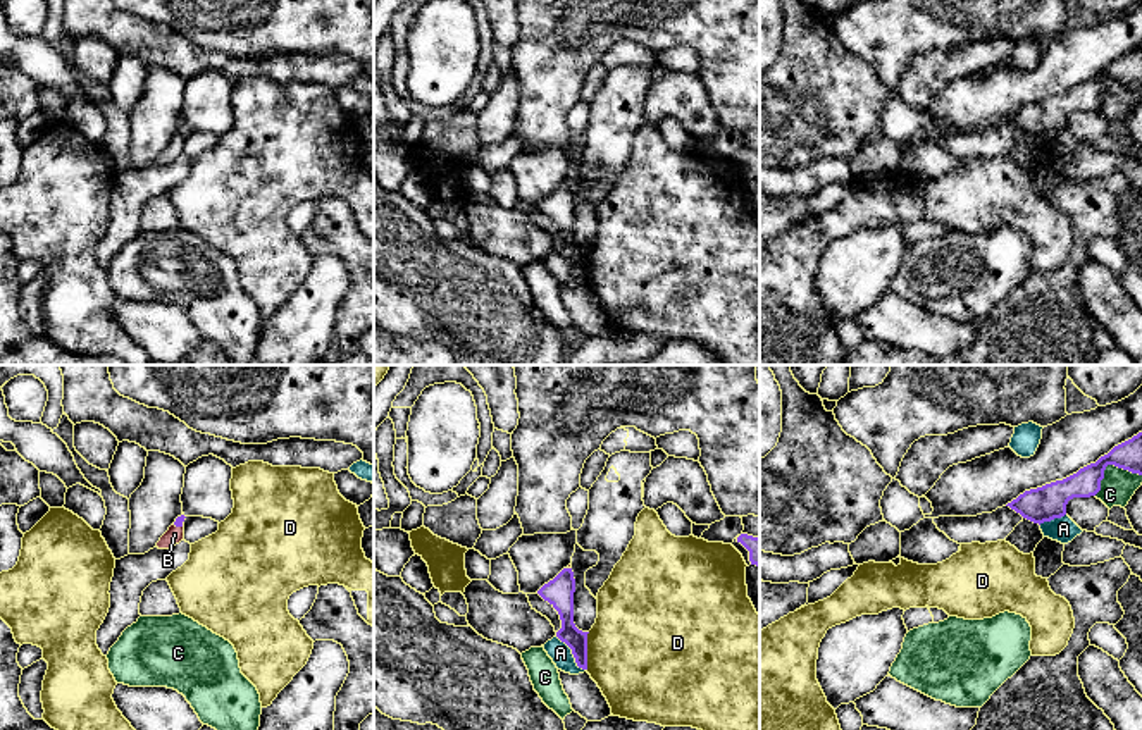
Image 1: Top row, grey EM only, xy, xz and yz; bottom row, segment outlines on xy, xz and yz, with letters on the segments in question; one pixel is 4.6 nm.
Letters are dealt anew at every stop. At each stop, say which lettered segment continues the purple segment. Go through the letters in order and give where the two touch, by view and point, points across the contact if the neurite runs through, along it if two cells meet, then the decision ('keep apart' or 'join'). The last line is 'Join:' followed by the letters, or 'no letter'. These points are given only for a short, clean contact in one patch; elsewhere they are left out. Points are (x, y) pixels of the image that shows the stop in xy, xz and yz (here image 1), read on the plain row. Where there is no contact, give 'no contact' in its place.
A: xz (572, 267) | keep apart
B: xy (179, 140) | across xy (179, 135), (179, 140), (174, 148) | join
C: yz (1110, 78) | keep apart
D: xz (586, 266) | keep apart
Join: B

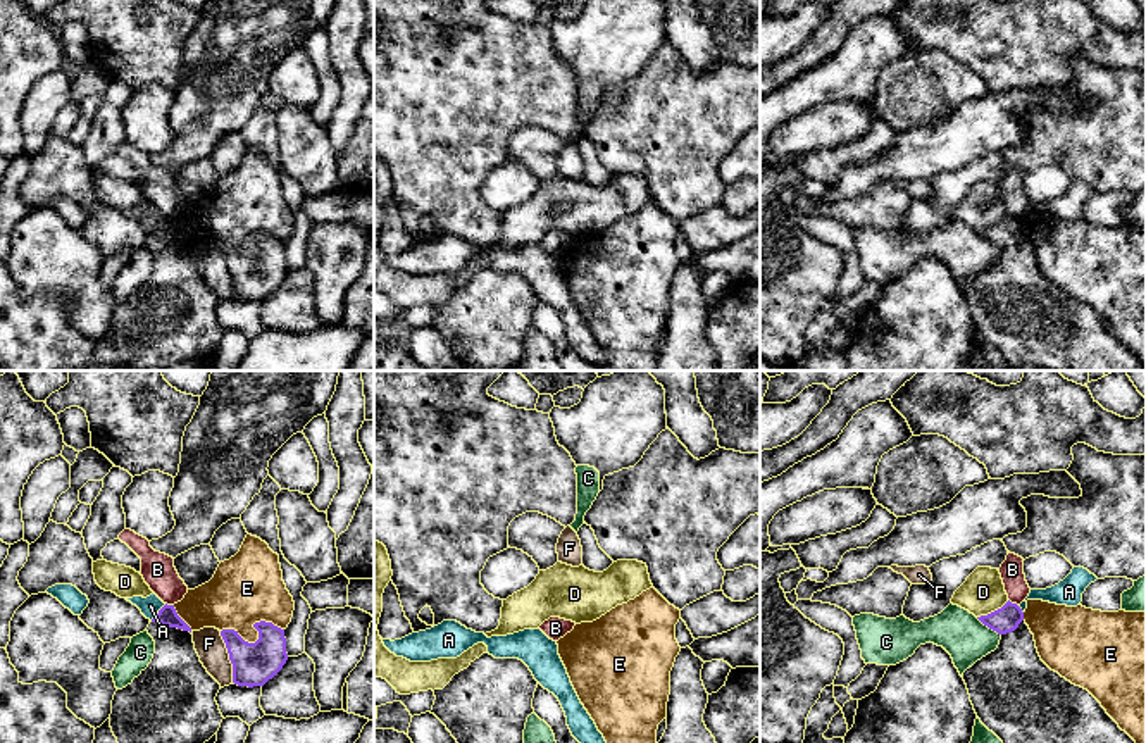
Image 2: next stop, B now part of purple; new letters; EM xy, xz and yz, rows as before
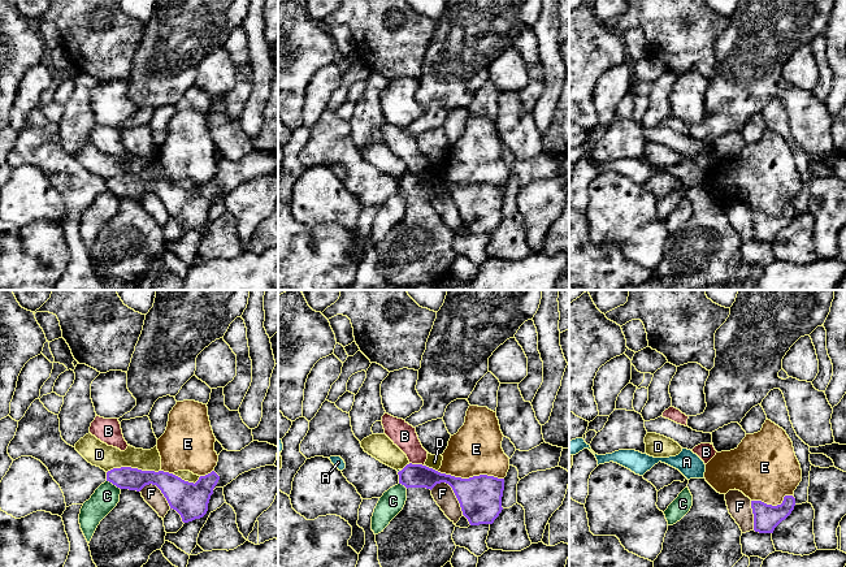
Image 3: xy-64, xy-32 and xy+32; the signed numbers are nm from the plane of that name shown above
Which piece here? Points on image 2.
A: xy (159, 226) | keep apart
B: yz (1014, 218) | along yz (1008, 212), (1017, 219) | keep apart
C: yz (988, 240) | keep apart
D: yz (995, 224) | keep apart
E: xy (259, 249) | keep apart
F: xy (230, 271) | keep apart
Join: no letter

